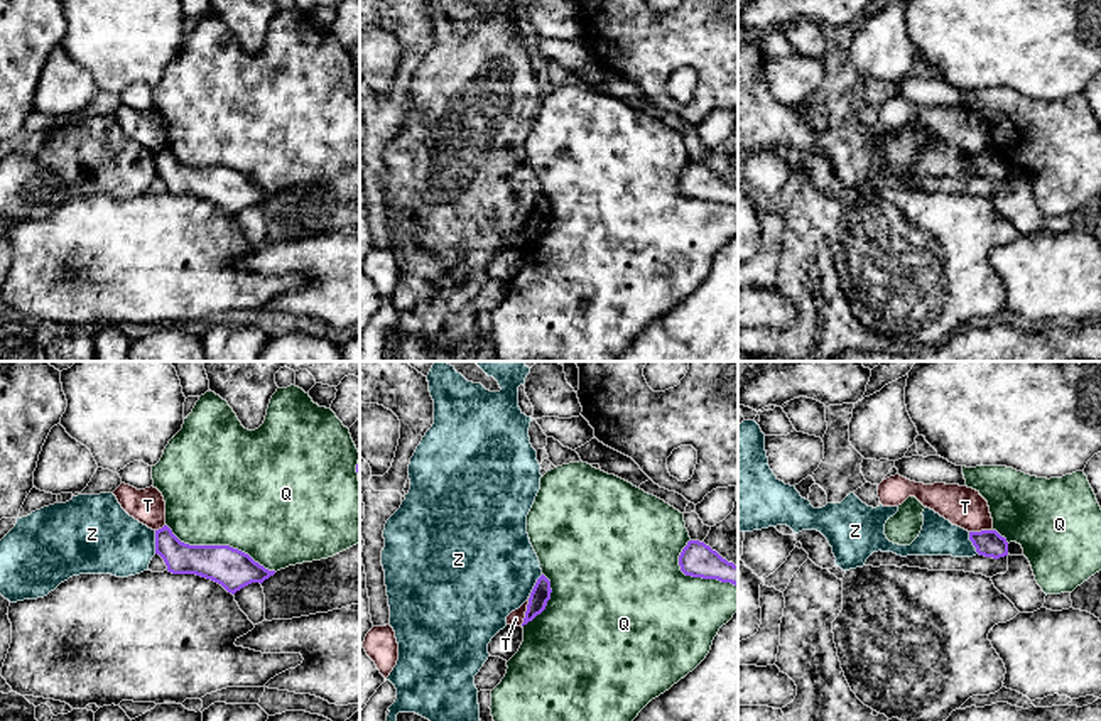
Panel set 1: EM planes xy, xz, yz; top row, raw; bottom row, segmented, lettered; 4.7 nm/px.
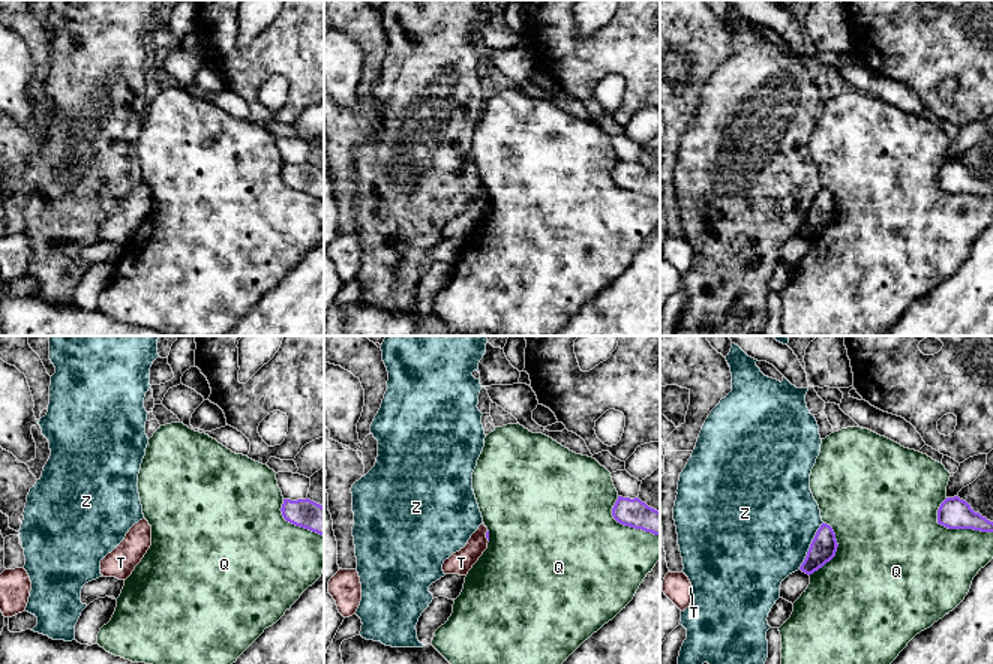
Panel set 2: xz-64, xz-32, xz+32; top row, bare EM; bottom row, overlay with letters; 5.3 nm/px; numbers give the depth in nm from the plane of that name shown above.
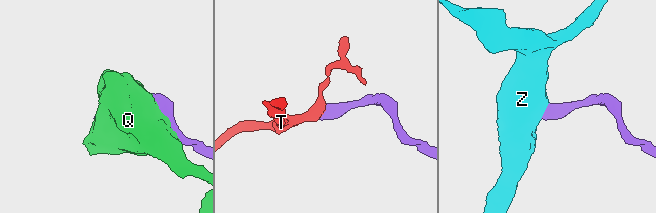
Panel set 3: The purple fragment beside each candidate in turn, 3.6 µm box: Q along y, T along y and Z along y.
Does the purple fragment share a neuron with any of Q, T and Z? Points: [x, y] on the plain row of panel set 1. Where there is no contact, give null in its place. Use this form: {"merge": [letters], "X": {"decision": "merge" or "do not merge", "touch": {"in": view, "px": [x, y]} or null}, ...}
{"merge": [], "Q": {"decision": "do not merge", "touch": {"in": "xy", "px": [220, 168]}}, "T": {"decision": "do not merge", "touch": {"in": "xz", "px": [526, 233]}}, "Z": {"decision": "do not merge", "touch": {"in": "xy", "px": [156, 164]}}}

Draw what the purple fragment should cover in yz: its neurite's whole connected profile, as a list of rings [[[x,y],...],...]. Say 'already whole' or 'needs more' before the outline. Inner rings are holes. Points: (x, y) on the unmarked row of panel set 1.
already whole; [[[996,152],[969,154],[969,162],[979,177],[993,181],[1008,177],[1008,164]]]

